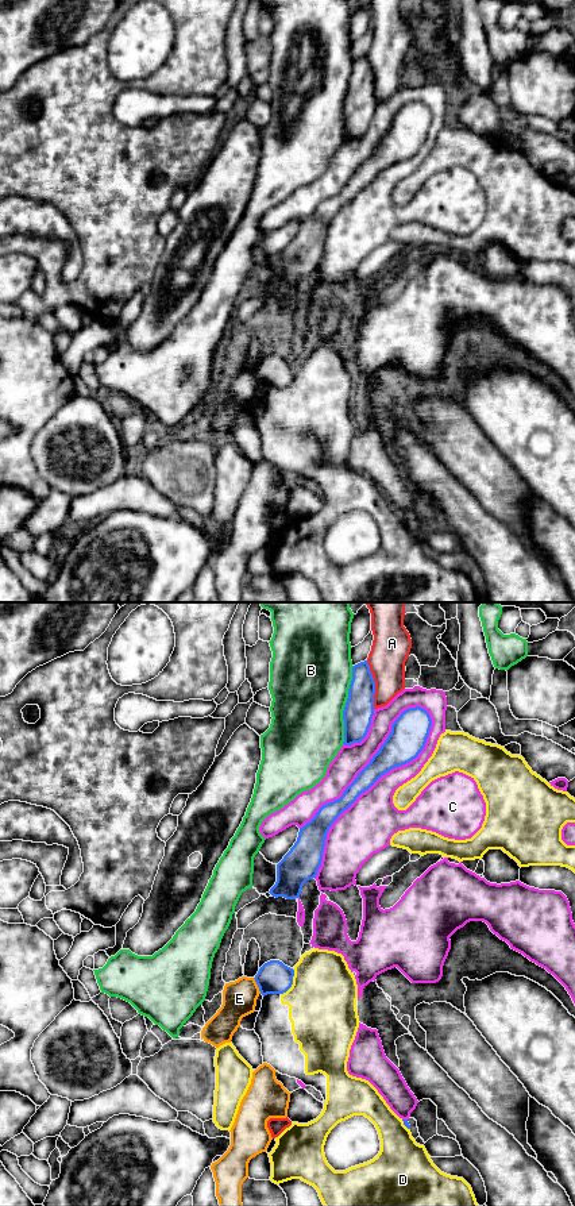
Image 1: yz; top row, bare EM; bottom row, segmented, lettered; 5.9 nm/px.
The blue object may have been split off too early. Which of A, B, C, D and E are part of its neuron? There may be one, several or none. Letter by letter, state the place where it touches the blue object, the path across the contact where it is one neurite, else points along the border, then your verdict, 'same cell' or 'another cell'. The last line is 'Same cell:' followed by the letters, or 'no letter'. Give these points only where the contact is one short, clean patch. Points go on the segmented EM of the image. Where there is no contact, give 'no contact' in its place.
A: contact yz (374, 685); another cell
B: contact yz (346, 705); another cell
C: contact yz (371, 785); another cell
D: contact yz (292, 982); another cell
E: contact yz (258, 986); border yz (253, 978), (261, 993); another cell
Same cell: no letter

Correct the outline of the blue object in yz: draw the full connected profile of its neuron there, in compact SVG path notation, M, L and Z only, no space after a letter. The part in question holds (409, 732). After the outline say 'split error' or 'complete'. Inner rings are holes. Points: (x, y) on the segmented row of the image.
M409 708L401 713L379 751L343 795L323 805L316 816L300 828L297 841L277 864L277 882L269 891L273 897L300 897L304 883L317 875L327 833L336 818L382 775L416 759L425 747L431 725L431 716L424 708Z; complete

